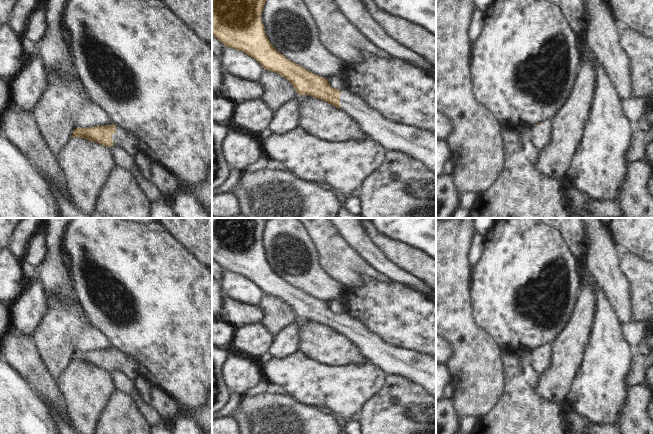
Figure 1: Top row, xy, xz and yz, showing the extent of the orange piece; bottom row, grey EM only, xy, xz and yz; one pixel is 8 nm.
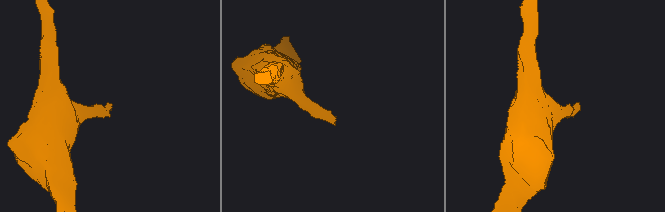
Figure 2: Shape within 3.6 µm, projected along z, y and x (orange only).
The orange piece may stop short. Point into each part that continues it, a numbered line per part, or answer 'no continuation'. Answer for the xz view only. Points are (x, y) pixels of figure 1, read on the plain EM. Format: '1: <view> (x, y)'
1: xz (421, 369)

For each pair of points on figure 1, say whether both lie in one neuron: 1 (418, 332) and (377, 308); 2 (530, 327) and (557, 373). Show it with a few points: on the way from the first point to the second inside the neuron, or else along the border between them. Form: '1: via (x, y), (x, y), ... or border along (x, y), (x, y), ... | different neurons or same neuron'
1: via (408, 322), (387, 308) | same neuron
2: border along (565, 326), (550, 344) | different neurons

